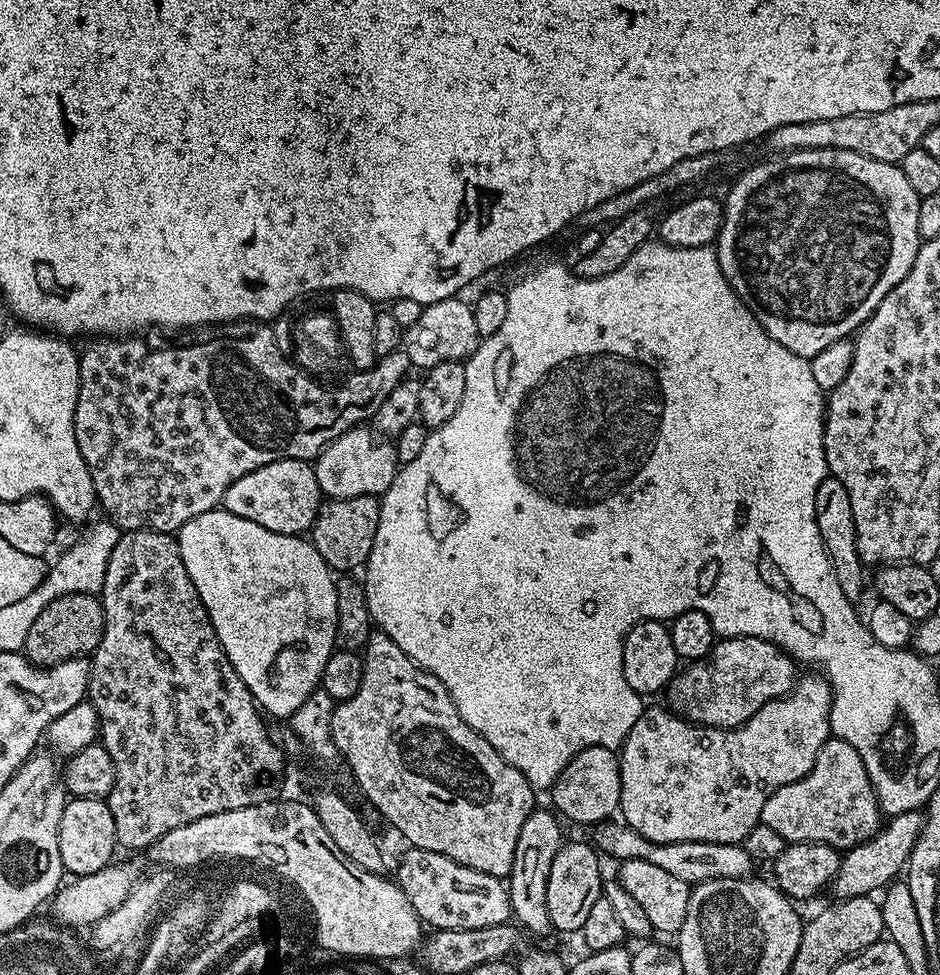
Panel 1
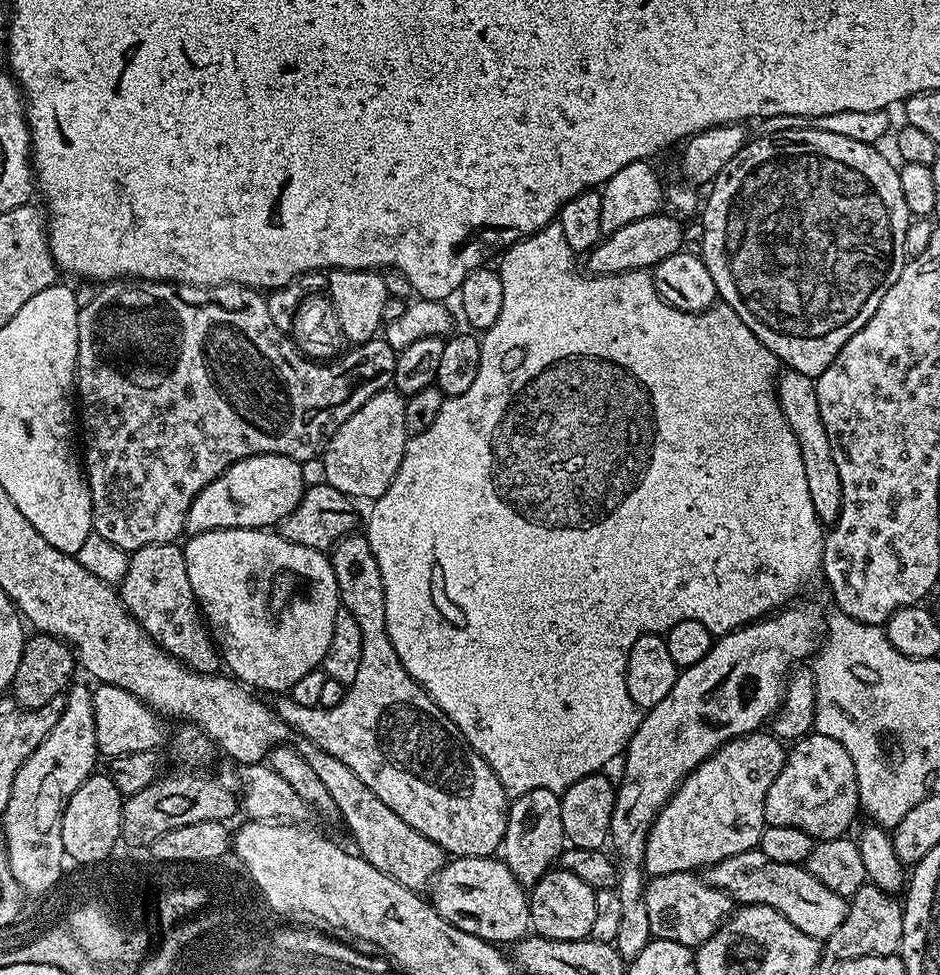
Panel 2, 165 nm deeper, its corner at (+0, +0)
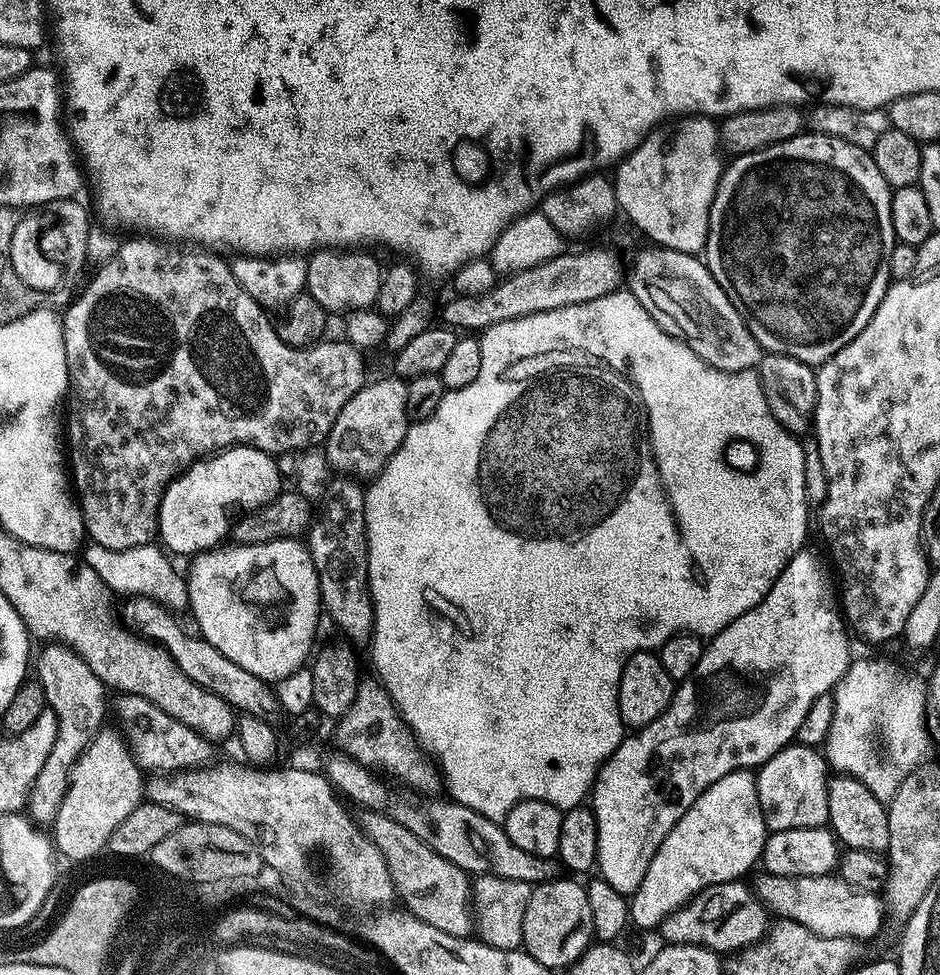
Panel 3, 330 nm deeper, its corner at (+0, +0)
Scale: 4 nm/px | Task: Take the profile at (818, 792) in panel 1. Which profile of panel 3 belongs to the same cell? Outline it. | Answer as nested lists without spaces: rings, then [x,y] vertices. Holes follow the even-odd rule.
[[[793,742],[759,765],[755,777],[758,802],[768,832],[791,828],[823,828],[828,824],[830,765],[823,751]]]

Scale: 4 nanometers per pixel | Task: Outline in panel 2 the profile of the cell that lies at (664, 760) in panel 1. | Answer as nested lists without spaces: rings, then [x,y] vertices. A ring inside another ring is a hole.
[[[761,730],[759,732],[751,732],[745,736],[739,736],[733,740],[727,740],[714,755],[701,762],[693,772],[689,772],[688,777],[680,783],[678,791],[664,803],[663,810],[658,813],[656,820],[652,823],[652,829],[648,831],[646,850],[644,851],[643,869],[645,873],[647,873],[649,877],[654,877],[661,876],[662,874],[670,874],[671,872],[696,872],[697,870],[707,868],[709,864],[713,864],[714,862],[722,862],[722,858],[730,858],[734,854],[753,851],[753,849],[759,845],[760,836],[764,833],[766,827],[764,823],[764,799],[770,790],[770,786],[774,782],[774,778],[778,778],[778,774],[784,769],[785,755],[786,748],[780,737],[771,731]]]

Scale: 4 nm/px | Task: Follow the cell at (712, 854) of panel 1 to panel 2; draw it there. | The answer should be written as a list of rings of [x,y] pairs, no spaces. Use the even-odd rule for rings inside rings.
[[[759,850],[734,854],[730,858],[722,858],[722,862],[709,864],[707,868],[703,869],[702,878],[710,886],[725,892],[737,905],[761,904],[778,910],[778,914],[790,918],[790,922],[794,922],[794,926],[798,926],[798,930],[802,930],[802,934],[810,934],[810,938],[821,942],[827,940],[830,934],[834,934],[834,930],[838,930],[838,926],[842,926],[842,918],[846,918],[848,913],[848,900],[834,894],[834,890],[826,890],[826,886],[822,886],[822,882],[818,882],[818,878],[814,878],[814,874],[810,874],[807,867],[786,862],[773,862]]]

